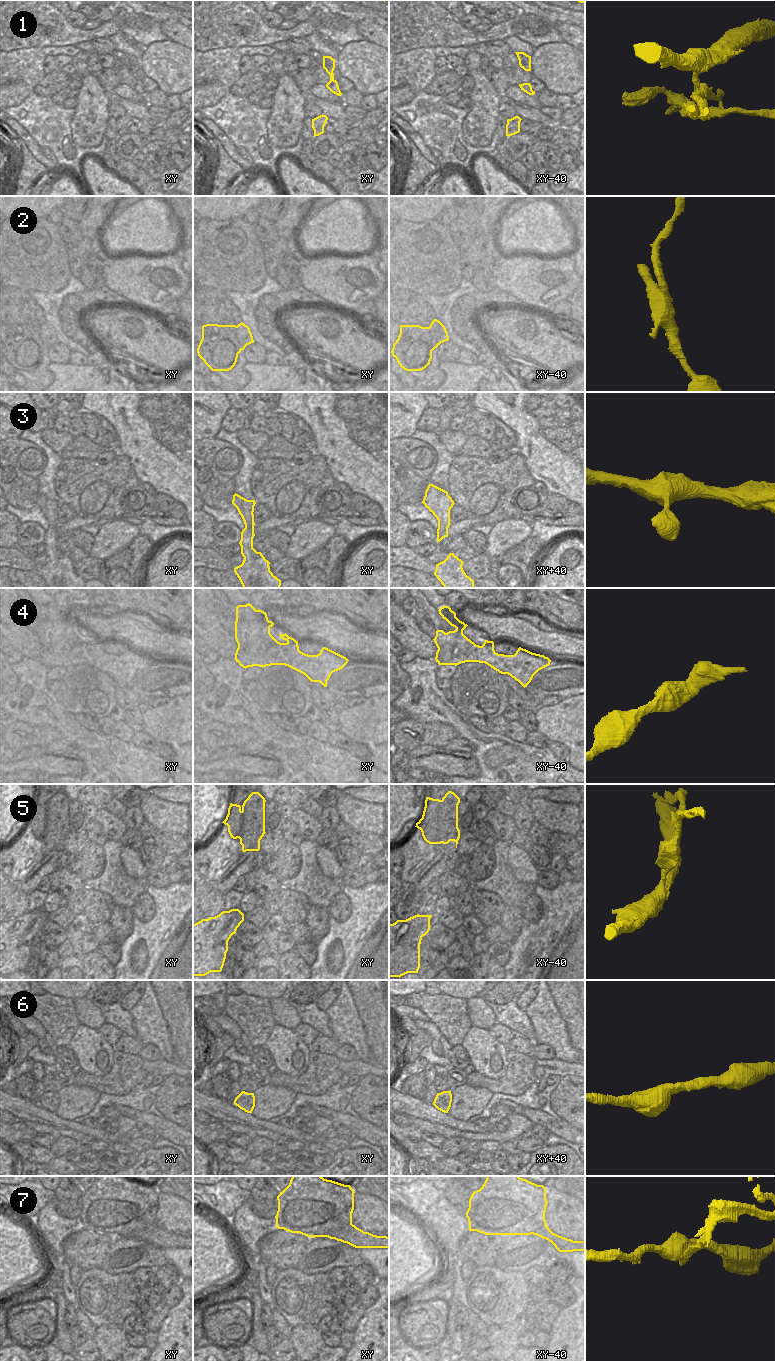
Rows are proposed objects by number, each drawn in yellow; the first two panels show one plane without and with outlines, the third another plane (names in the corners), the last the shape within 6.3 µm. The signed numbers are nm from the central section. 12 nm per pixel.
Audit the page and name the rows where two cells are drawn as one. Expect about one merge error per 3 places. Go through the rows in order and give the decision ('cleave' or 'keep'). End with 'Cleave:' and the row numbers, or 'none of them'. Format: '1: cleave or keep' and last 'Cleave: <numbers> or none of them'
1: cleave
2: cleave
3: keep
4: keep
5: cleave
6: keep
7: cleave
Cleave: 1, 2, 5, 7

